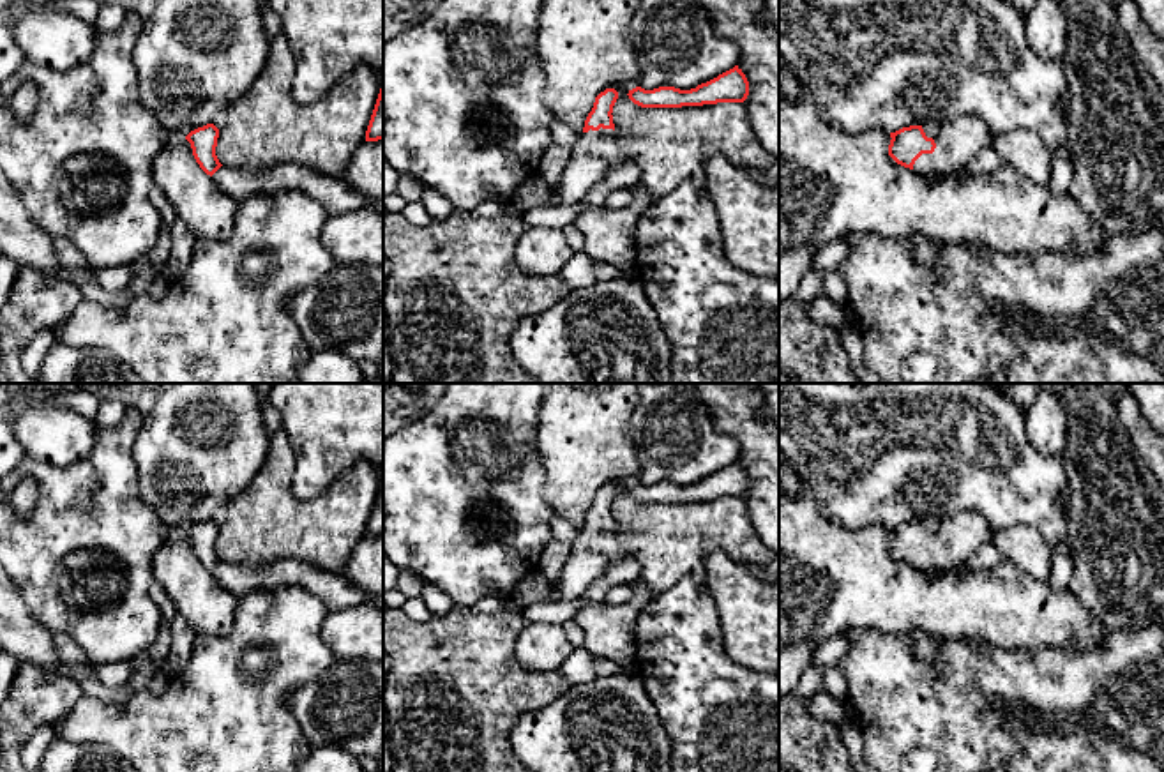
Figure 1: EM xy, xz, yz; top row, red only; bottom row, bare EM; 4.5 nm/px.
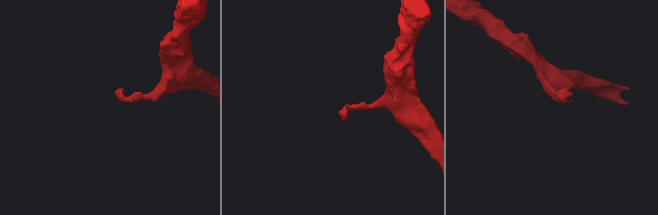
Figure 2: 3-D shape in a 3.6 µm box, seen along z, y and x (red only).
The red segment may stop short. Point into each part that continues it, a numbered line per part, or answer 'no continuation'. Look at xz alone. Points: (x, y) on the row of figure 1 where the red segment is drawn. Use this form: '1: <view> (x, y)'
1: xz (596, 152)

